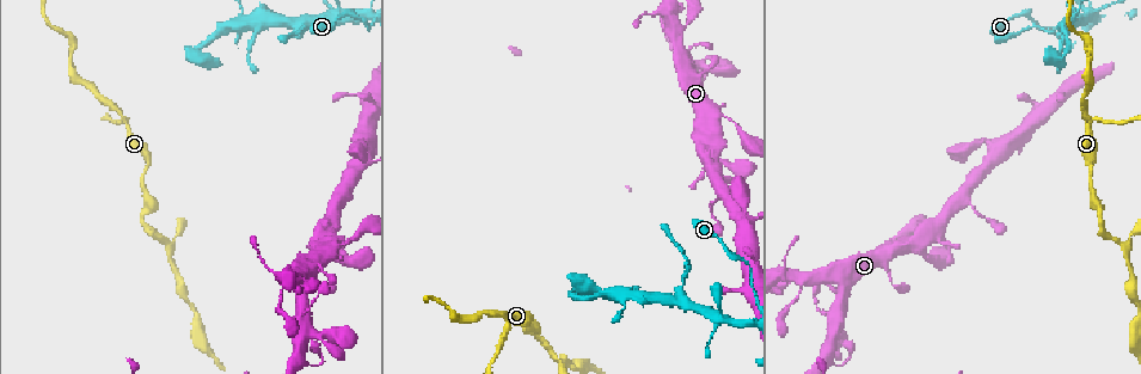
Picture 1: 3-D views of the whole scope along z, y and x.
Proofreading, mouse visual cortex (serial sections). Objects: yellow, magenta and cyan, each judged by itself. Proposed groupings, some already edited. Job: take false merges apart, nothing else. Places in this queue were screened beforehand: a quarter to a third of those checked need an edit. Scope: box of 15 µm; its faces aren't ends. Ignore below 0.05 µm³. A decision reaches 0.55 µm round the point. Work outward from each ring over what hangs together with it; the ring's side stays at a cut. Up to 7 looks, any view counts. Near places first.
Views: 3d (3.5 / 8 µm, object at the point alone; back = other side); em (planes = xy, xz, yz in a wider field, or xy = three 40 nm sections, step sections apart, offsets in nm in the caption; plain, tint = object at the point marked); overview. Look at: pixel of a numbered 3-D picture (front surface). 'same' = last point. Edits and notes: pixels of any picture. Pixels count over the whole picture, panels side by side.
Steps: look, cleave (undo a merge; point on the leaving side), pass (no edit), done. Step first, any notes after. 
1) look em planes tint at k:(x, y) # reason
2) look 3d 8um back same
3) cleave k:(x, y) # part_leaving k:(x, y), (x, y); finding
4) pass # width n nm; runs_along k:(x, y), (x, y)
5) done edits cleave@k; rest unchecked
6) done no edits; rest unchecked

look 3d 3.5um at 1:(508, 323) # three-way junction

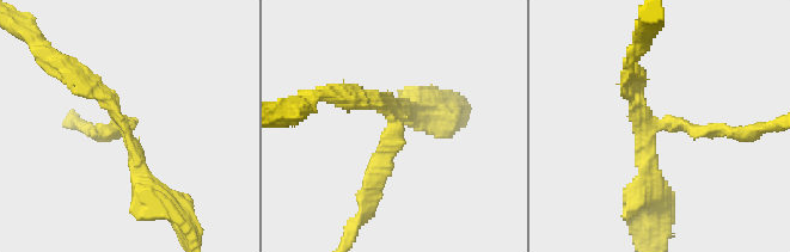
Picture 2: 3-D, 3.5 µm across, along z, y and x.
look em planes tint at 2:(122, 124)

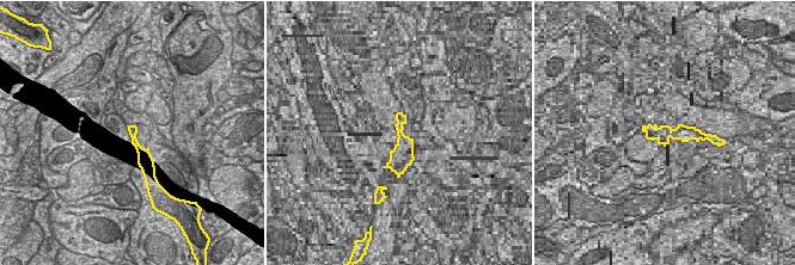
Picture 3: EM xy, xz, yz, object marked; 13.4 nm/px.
cleave 2:(389, 163) # arms 3; arm_widths 150, 200, 250 nm; part_leaving 2:(392, 124), (355, 225); a second cell is stuck on

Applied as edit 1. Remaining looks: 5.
look 3d 3.5um at 1:(168, 246) # sharp bend

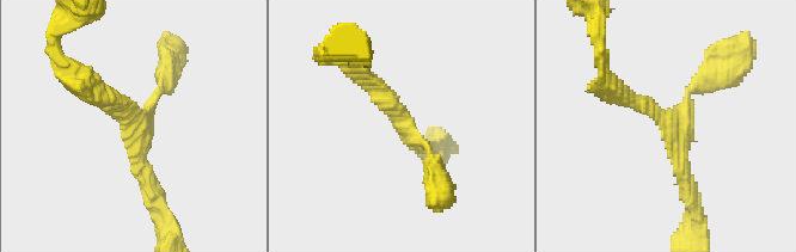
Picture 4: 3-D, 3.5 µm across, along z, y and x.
look em xy step 1 tint at 4:(671, 123)

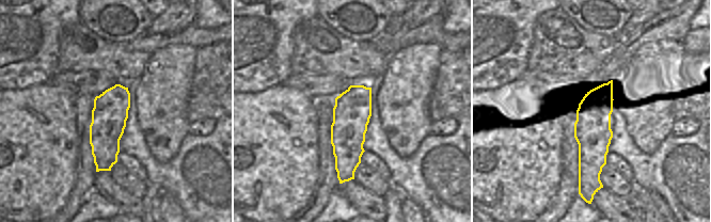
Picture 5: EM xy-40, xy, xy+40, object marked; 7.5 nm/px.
pass # width 280 nm; runs_along 5:(610, 84), (594, 111), (585, 181); continuous, no second cell

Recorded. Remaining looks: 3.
look 3d 3.5um at 1:(967, 199) # three-way junction

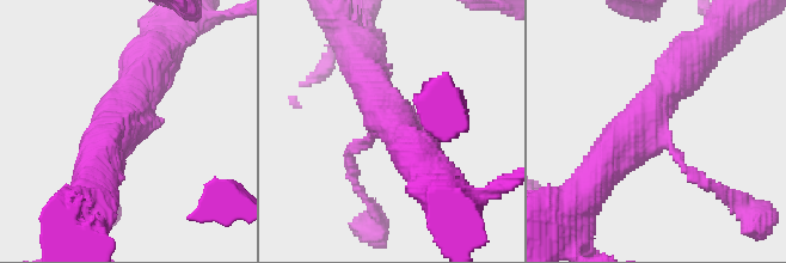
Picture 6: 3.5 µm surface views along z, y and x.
look em xy step 1 tint at 6:(657, 137) # arms 3; arm_widths 150, 500, 500 nm; need the tissue

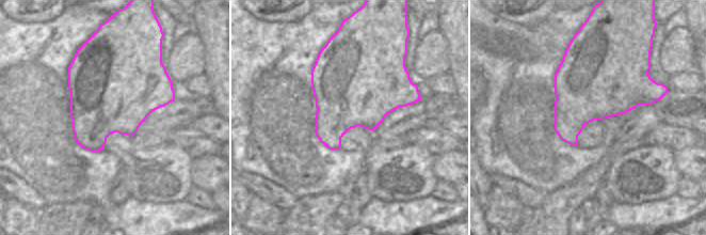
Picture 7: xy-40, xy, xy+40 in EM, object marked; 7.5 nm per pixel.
pass # continuous, no second cell

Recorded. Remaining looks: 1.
done edits cleave@2; rest unchecked

